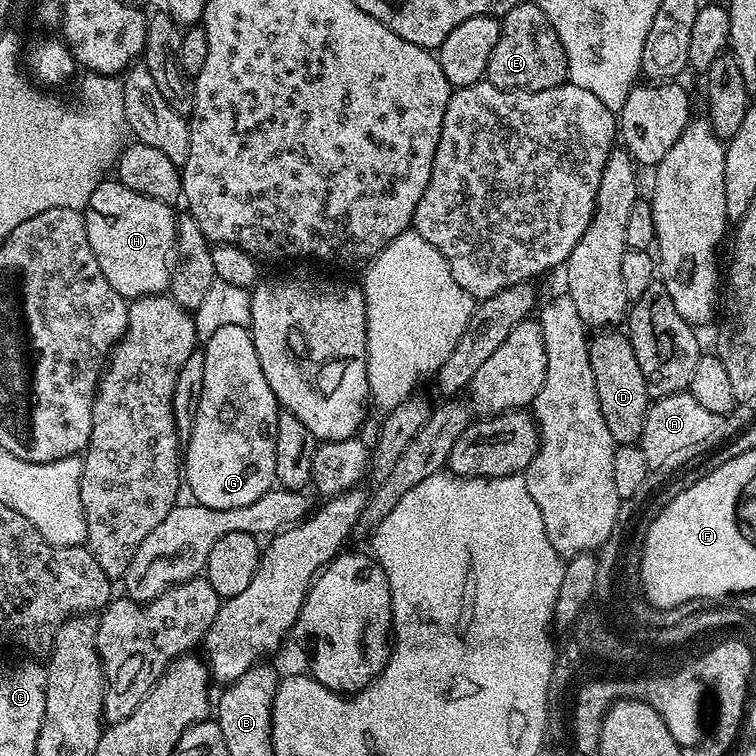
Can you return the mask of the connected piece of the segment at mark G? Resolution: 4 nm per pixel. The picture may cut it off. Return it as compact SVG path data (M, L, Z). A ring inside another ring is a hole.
M222 326L210 334L208 340L203 341L202 351L206 358L206 382L202 382L202 402L198 402L198 414L192 427L192 435L187 437L186 447L182 452L182 476L186 481L186 488L192 491L191 499L202 506L210 506L214 510L234 510L234 506L250 506L262 494L269 492L277 483L276 459L274 446L278 434L278 418L281 414L280 404L276 401L274 390L270 390L270 382L266 382L266 374L262 374L262 362L258 362L258 350L254 350L254 338L248 328L242 326Z

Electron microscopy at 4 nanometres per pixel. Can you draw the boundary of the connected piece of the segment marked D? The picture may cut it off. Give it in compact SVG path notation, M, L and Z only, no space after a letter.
M604 330L589 339L591 369L595 378L595 389L598 392L599 409L606 421L606 428L618 446L636 444L645 426L645 418L651 397L642 375L641 366L634 355L633 346L623 333Z

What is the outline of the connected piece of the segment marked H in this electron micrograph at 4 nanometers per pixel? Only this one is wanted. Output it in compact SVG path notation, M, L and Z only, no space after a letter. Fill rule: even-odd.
M106 178L90 194L90 202L83 208L86 238L90 242L90 250L94 250L94 258L98 258L98 266L102 266L102 274L106 274L106 282L118 290L125 300L131 302L140 296L155 296L163 293L170 282L172 261L176 250L176 222L178 219L173 205L163 204L154 198L146 198L134 190L130 190L115 178Z

